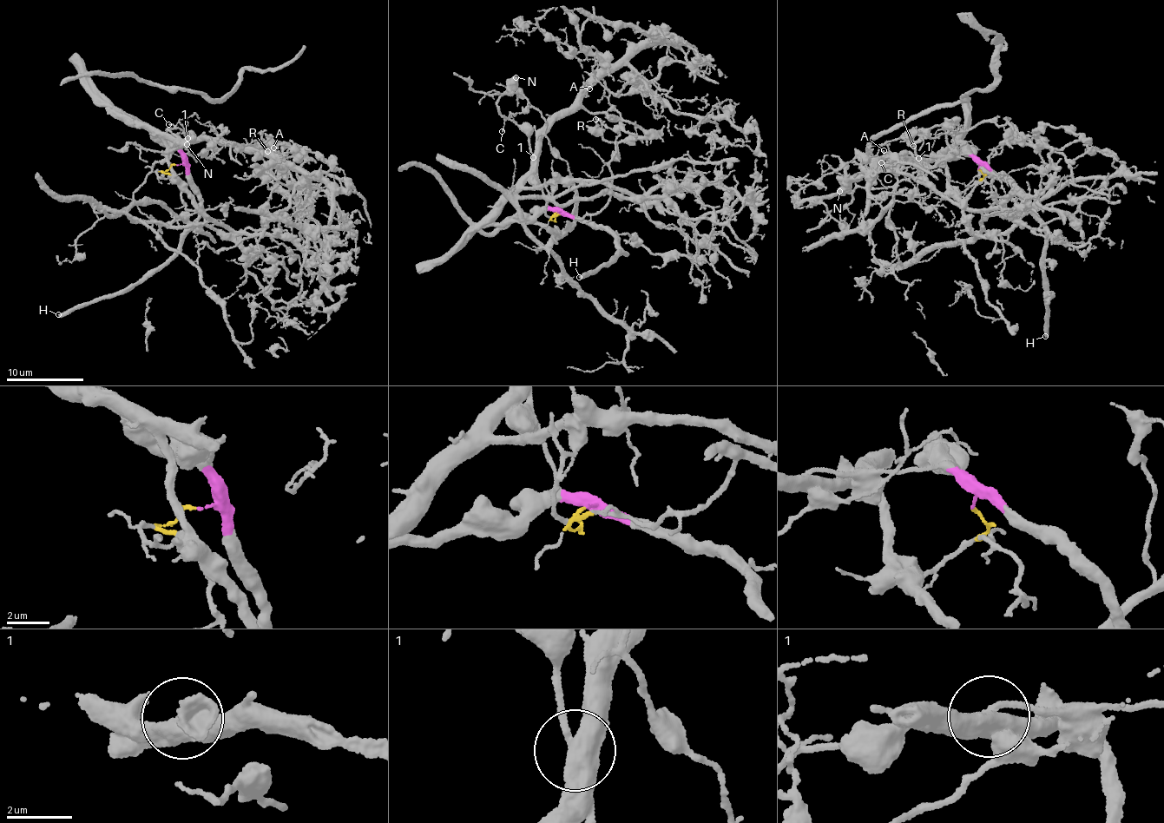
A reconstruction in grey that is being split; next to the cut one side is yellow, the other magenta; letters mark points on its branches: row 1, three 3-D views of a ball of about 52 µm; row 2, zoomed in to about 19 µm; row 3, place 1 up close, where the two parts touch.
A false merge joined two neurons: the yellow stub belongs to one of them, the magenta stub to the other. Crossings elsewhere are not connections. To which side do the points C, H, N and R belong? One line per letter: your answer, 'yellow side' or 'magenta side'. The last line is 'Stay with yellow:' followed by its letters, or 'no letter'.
C: magenta side
H: magenta side
N: magenta side
R: yellow side
Stay with yellow: R

